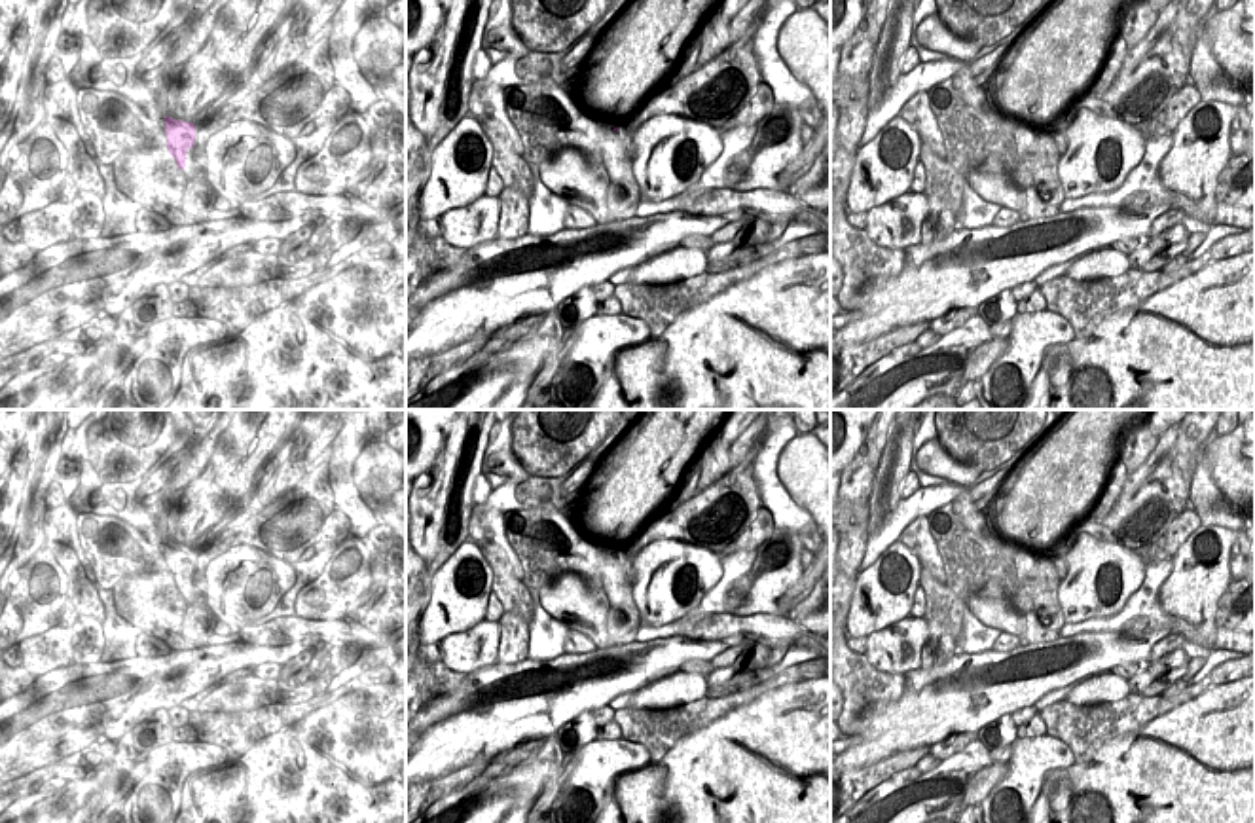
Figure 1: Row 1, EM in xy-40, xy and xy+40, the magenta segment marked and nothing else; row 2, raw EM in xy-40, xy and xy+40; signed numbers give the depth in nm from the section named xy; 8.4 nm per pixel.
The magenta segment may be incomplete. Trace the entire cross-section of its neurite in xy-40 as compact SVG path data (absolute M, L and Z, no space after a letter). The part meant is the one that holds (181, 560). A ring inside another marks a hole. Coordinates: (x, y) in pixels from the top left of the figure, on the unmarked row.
M165 540L167 575L174 582L178 594L188 605L203 605L210 616L212 607L203 592L203 571L197 571L197 556L190 546Z

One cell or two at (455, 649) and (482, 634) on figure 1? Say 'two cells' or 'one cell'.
one cell

